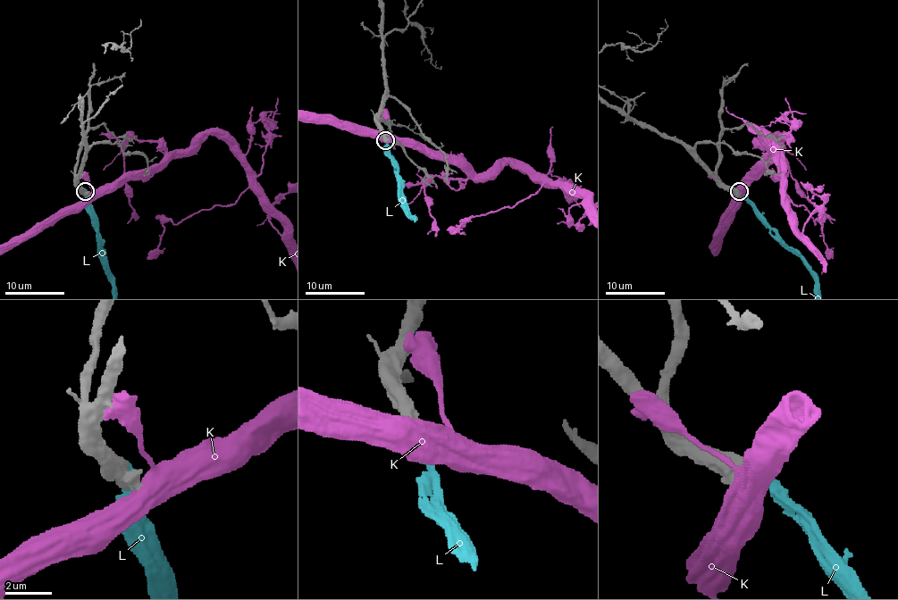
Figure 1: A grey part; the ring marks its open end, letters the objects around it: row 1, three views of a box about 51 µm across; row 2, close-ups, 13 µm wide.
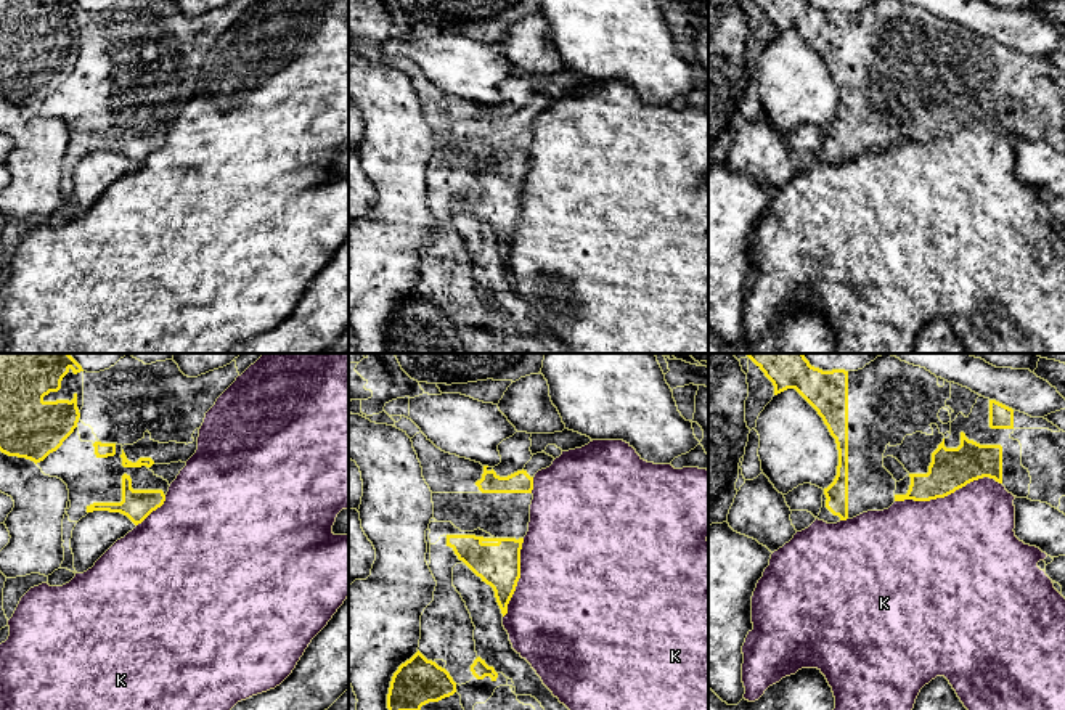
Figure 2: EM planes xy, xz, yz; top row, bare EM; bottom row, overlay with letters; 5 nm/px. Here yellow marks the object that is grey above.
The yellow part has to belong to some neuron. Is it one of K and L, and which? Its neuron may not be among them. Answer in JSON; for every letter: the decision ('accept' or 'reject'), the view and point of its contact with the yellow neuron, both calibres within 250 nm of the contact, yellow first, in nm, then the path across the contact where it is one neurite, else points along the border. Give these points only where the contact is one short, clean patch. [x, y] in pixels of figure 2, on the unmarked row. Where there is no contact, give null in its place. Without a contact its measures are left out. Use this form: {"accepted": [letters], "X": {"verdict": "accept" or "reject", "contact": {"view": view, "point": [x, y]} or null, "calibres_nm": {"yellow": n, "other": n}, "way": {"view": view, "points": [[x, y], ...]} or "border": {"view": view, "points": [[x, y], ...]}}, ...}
{"accepted": ["L"], "K": {"verdict": "reject", "contact": {"view": "yz", "point": [948, 134]}, "calibres_nm": {"yellow": 200, "other": 480}}, "L": {"verdict": "accept", "contact": null}}

